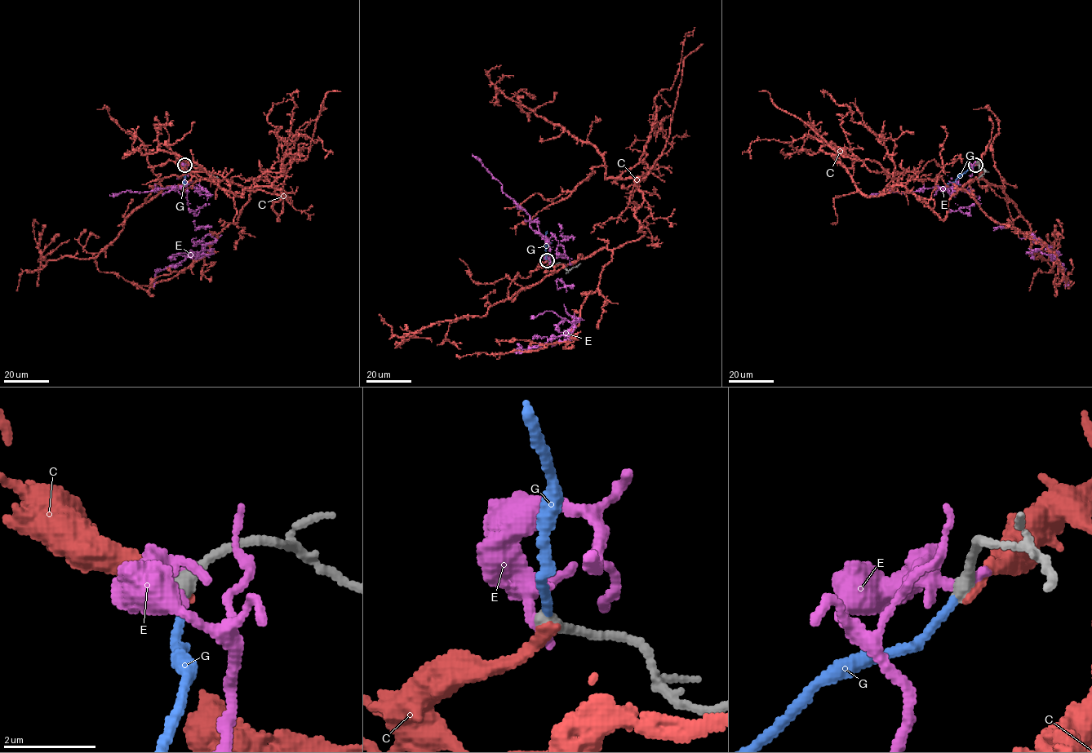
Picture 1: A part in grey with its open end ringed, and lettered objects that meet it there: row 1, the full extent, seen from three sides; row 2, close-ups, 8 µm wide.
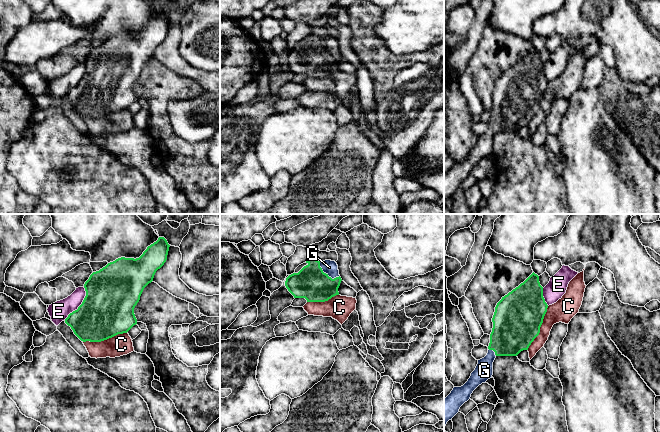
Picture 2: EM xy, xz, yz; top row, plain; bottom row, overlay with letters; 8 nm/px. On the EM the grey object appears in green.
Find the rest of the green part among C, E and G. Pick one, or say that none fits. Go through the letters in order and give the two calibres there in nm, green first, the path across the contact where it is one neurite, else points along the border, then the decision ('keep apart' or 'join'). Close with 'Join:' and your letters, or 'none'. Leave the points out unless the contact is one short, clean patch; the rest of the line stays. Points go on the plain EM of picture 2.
C: 420/170 nm | keep apart
E: 420/160 nm | keep apart
G: 260/120 nm | across xz (311, 59), (316, 58), (325, 49), (329, 43) | join
Join: G

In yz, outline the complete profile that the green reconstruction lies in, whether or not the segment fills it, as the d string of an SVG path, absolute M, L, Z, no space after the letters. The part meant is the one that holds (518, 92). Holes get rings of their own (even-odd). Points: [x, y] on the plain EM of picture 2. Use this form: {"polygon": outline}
{"polygon": "M534 48L497 79L492 94L493 104L490 110L487 131L478 136L478 140L468 157L461 163L454 163L451 169L444 175L444 208L447 198L470 175L473 167L479 161L492 154L493 138L497 132L517 132L521 127L528 126L531 119L540 109L540 103L547 84L548 81L543 73L543 63L540 61L539 52Z"}

